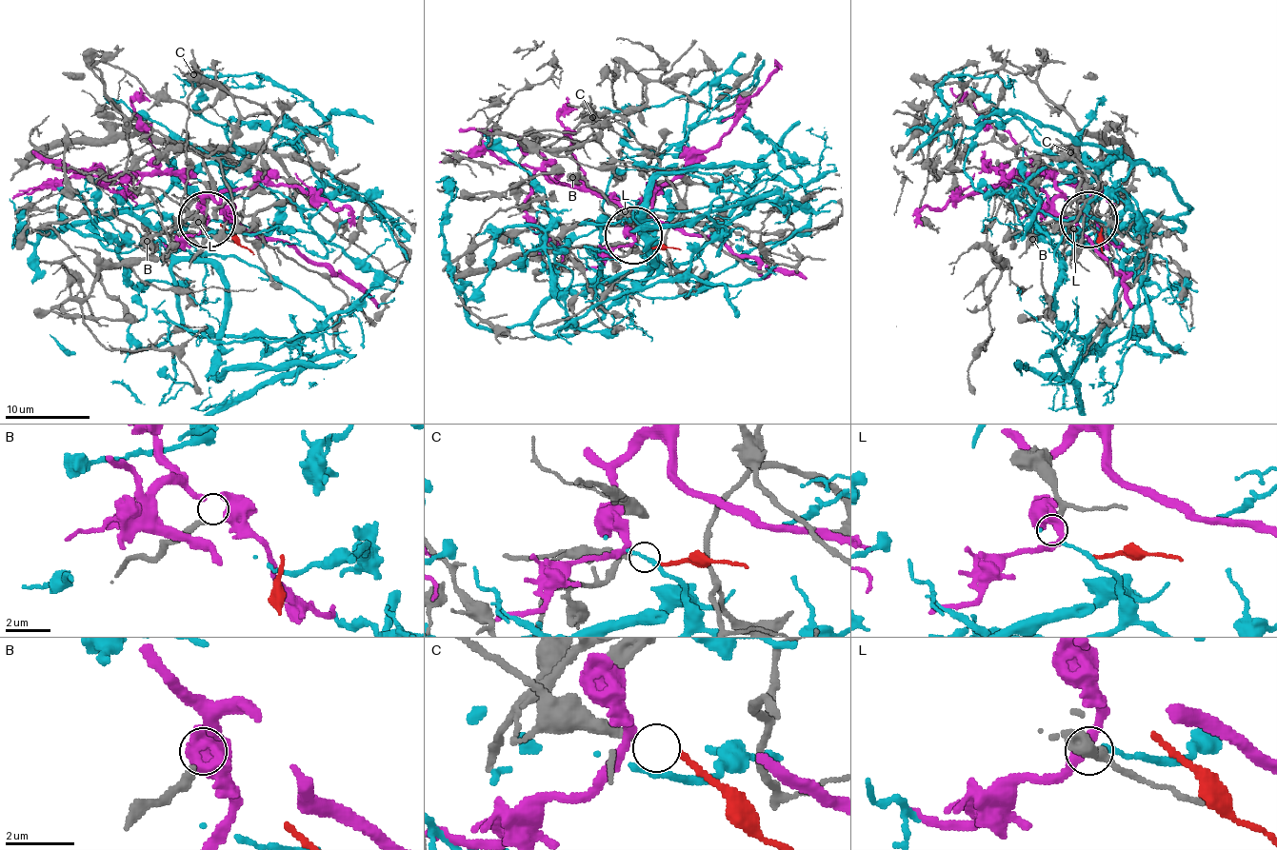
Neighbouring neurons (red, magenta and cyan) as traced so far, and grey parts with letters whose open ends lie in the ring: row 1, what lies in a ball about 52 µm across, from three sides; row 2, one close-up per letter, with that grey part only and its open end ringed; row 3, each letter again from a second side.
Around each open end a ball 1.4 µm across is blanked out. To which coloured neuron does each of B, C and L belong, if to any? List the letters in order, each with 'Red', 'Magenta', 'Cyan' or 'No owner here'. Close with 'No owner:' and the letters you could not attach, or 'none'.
B: Magenta
C: Red
L: Cyan
No owner: none

